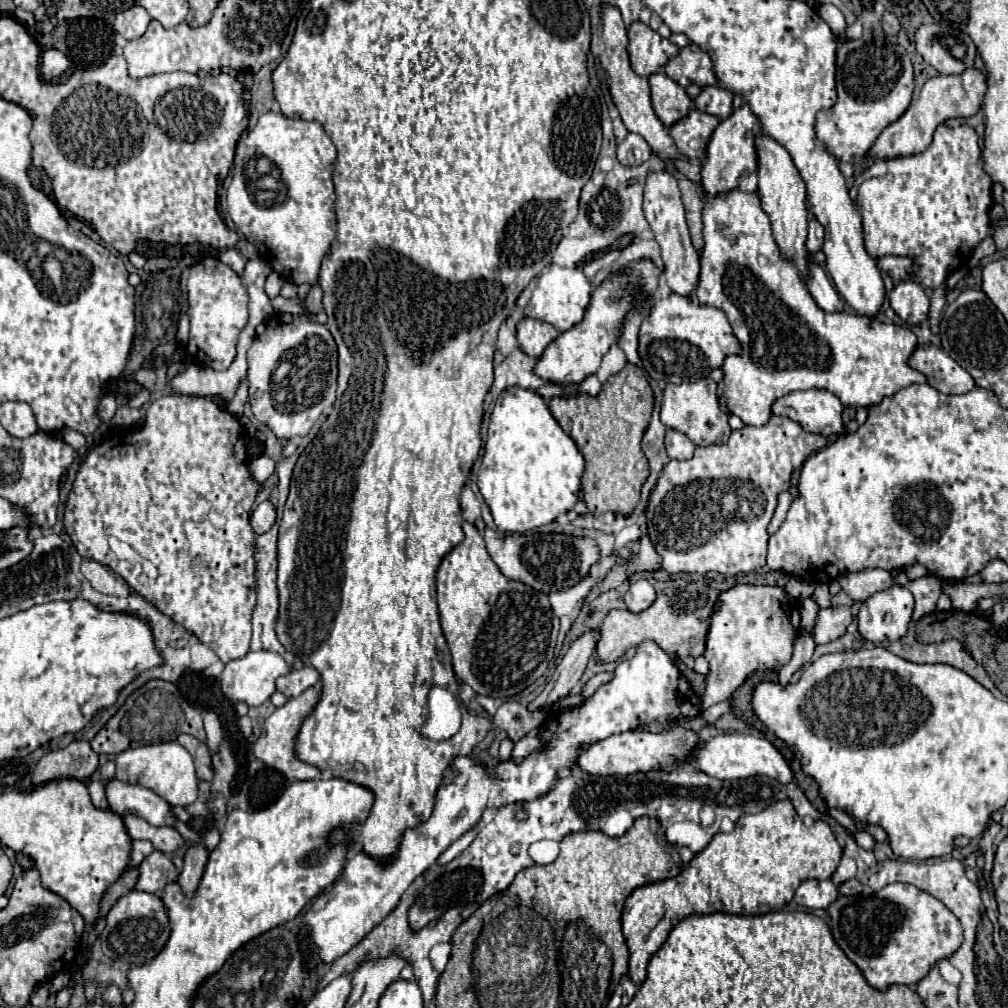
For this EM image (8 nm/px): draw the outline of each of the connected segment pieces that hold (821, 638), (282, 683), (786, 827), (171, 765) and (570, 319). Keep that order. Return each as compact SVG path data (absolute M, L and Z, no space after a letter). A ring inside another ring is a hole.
M855 601L847 607L829 607L821 609L817 617L817 625L813 629L813 639L815 643L829 643L833 639L839 639L847 625L857 619L859 609L863 601Z
M313 667L303 669L291 669L287 675L281 675L277 683L277 691L281 691L285 697L297 697L305 689L313 687L319 681L319 673Z
M789 799L777 801L755 815L745 815L735 823L731 833L717 833L711 843L697 853L689 867L685 867L677 877L657 881L651 885L637 887L625 901L623 907L623 935L631 953L629 977L635 985L645 981L647 963L651 955L665 943L669 931L685 917L693 913L737 913L737 915L761 915L769 911L783 909L795 895L795 889L807 879L829 879L841 861L843 849L837 843L825 821L815 821L813 827L805 827L793 809Z
M177 741L127 749L115 757L115 765L117 765L117 777L121 777L123 781L129 781L129 783L139 783L139 785L155 791L169 805L185 807L185 805L195 803L195 799L197 799L199 781L195 775L193 757Z
M551 265L539 277L539 281L537 281L537 285L533 289L533 297L525 307L525 315L531 317L531 319L547 321L553 327L557 327L559 331L567 331L567 329L571 329L571 327L575 327L577 323L583 321L585 309L591 303L591 293L593 293L593 285L583 275L583 271L579 267L563 269L563 267Z

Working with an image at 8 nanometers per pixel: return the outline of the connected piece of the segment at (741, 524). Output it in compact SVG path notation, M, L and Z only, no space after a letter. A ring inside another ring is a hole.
M773 415L769 425L733 431L723 445L697 447L689 461L669 461L649 497L645 511L647 533L661 555L661 569L667 573L707 573L717 571L725 575L751 573L765 565L767 555L767 525L777 507L777 493L789 489L791 473L801 469L803 461L827 445L825 437L805 433L801 425L789 421L789 417Z

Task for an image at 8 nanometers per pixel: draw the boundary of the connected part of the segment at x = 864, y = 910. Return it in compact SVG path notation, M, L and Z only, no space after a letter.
M887 885L881 891L873 895L853 895L845 897L841 895L835 903L827 907L827 913L831 917L829 927L835 943L843 949L843 953L861 969L867 983L875 989L887 989L889 985L915 985L925 977L929 967L939 961L941 957L949 957L959 945L961 945L961 923L957 917L945 909L935 897L929 897L927 893L921 893L913 885Z

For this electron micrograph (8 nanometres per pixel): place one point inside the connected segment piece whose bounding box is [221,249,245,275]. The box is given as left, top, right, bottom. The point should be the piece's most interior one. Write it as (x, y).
(232, 258)

